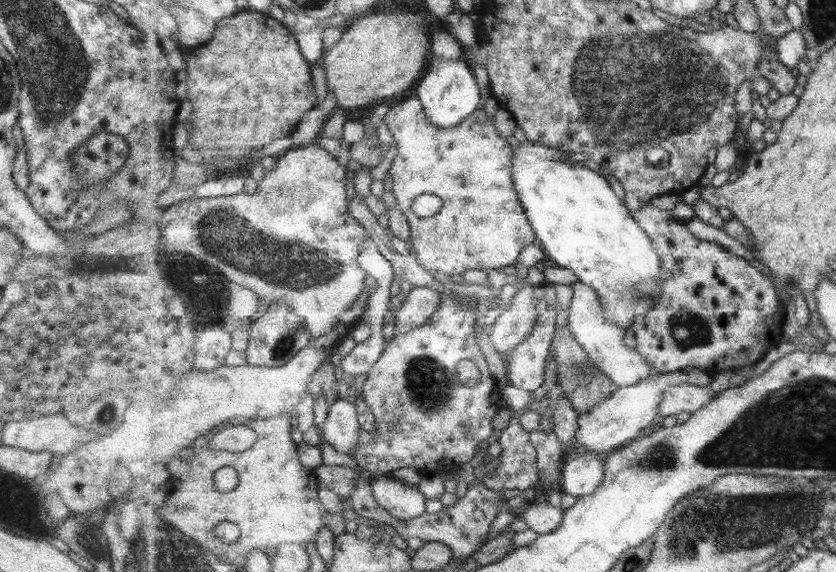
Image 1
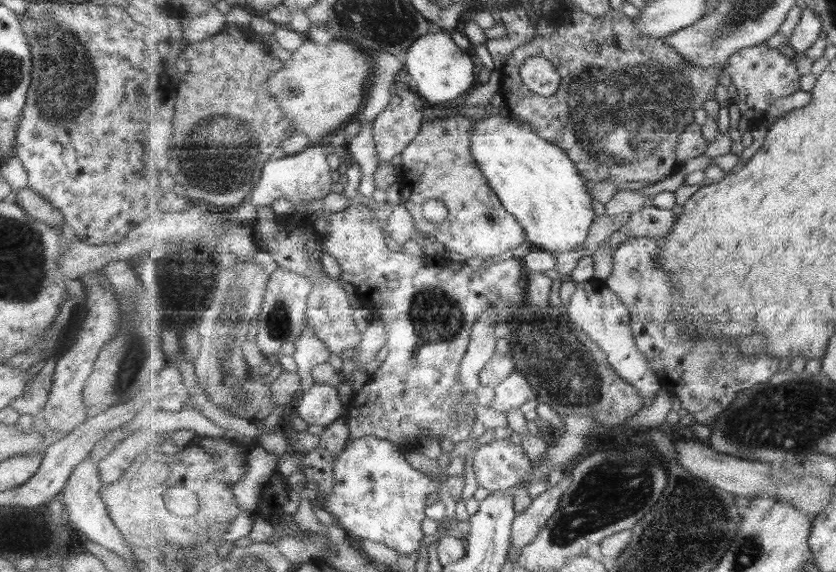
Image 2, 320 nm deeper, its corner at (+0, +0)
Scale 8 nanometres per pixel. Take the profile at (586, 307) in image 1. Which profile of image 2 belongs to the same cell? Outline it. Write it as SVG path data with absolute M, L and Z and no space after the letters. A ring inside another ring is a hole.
M593 278L575 285L576 290L570 296L570 302L566 310L569 318L608 354L608 362L611 363L611 367L621 378L630 381L631 385L637 388L643 398L648 400L646 405L648 406L663 387L661 386L661 379L649 367L647 357L637 346L631 328L632 320L629 308L621 300L621 297L607 286L605 280L601 281Z

